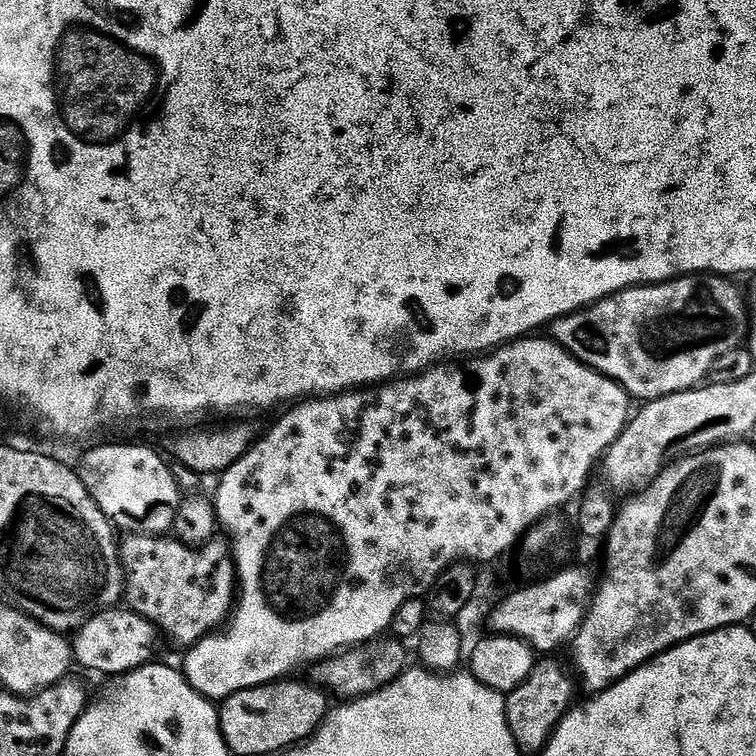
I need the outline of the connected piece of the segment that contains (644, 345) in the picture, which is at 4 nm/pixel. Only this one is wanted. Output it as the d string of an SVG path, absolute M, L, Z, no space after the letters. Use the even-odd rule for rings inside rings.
M689 274L678 276L675 280L665 280L662 284L646 284L635 288L624 288L615 292L613 296L607 296L605 300L599 300L591 308L572 312L569 316L563 316L553 320L550 325L551 339L561 344L574 358L578 358L586 366L590 366L603 376L609 376L614 382L618 382L625 388L629 397L640 402L657 400L663 396L669 396L675 392L689 392L691 388L698 386L698 378L701 376L678 376L688 374L688 366L698 366L698 374L707 381L713 375L714 369L708 364L694 364L696 352L712 350L712 360L719 365L721 360L718 354L725 358L731 357L731 352L736 347L743 345L748 338L748 304L740 293L737 281L715 274ZM662 364L668 376L662 376Z

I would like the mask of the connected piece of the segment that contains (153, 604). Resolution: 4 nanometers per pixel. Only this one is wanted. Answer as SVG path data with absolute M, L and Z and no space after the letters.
M129 535L126 540L125 544L123 541L119 545L119 549L120 563L124 566L127 607L150 621L163 635L165 632L181 650L195 647L202 637L213 635L229 619L238 596L238 581L236 565L227 543L213 542L203 548L187 548L181 540L167 535Z

